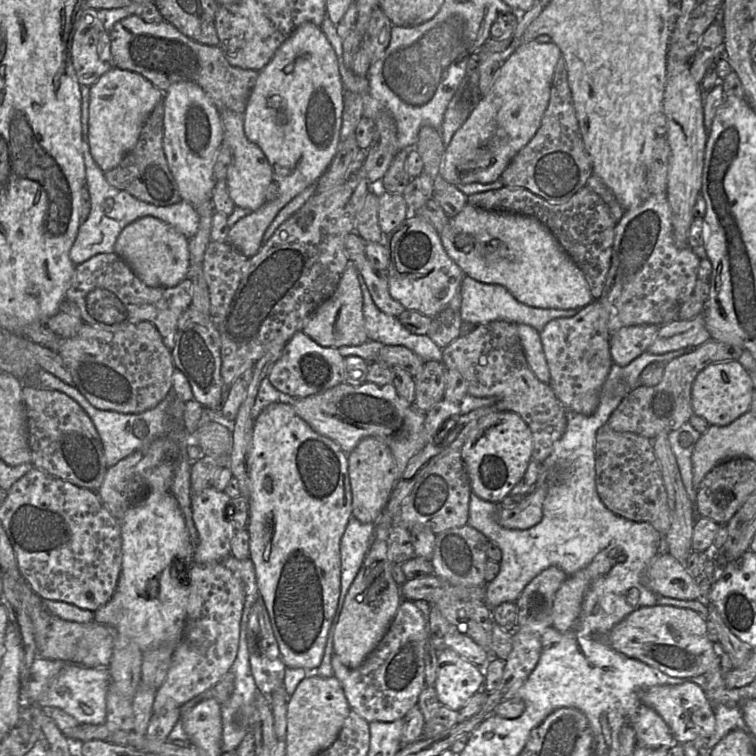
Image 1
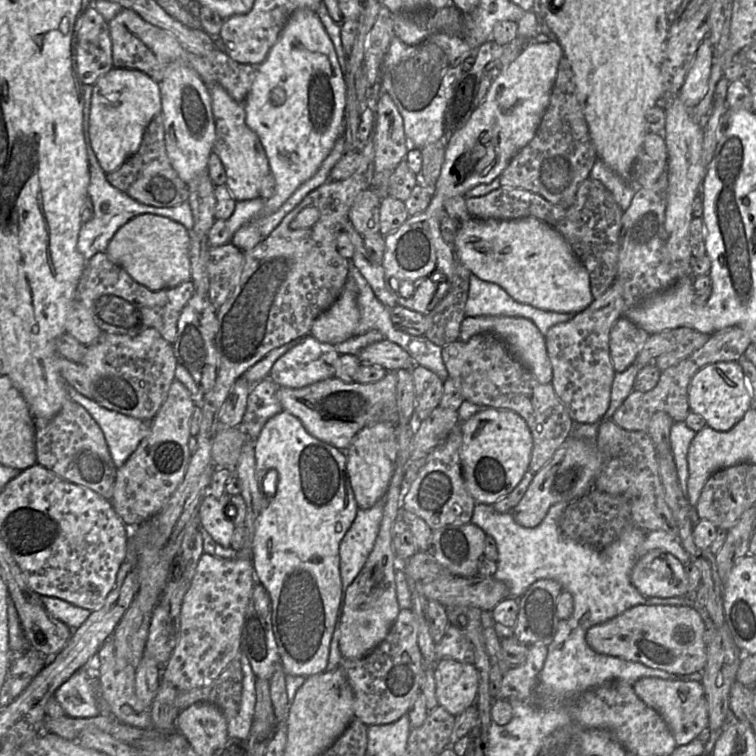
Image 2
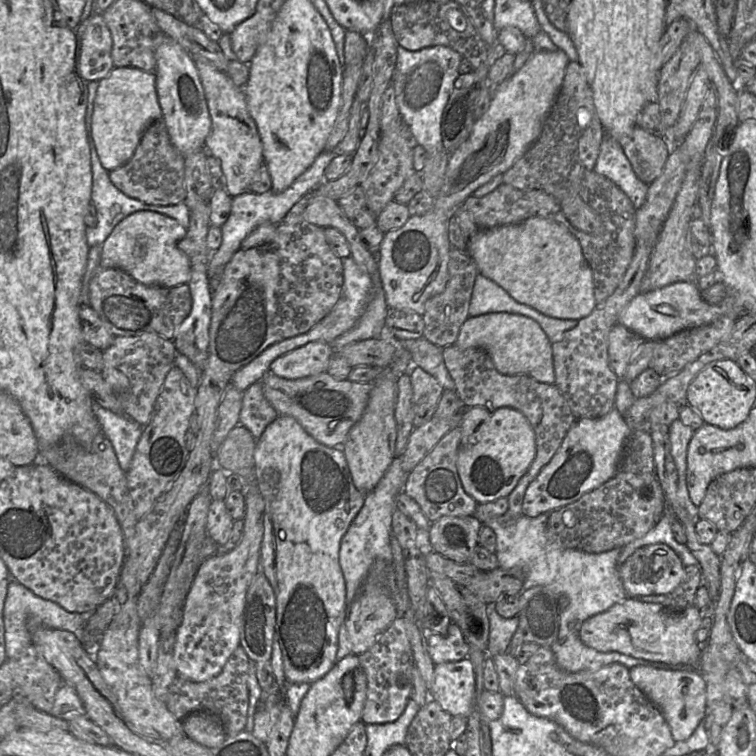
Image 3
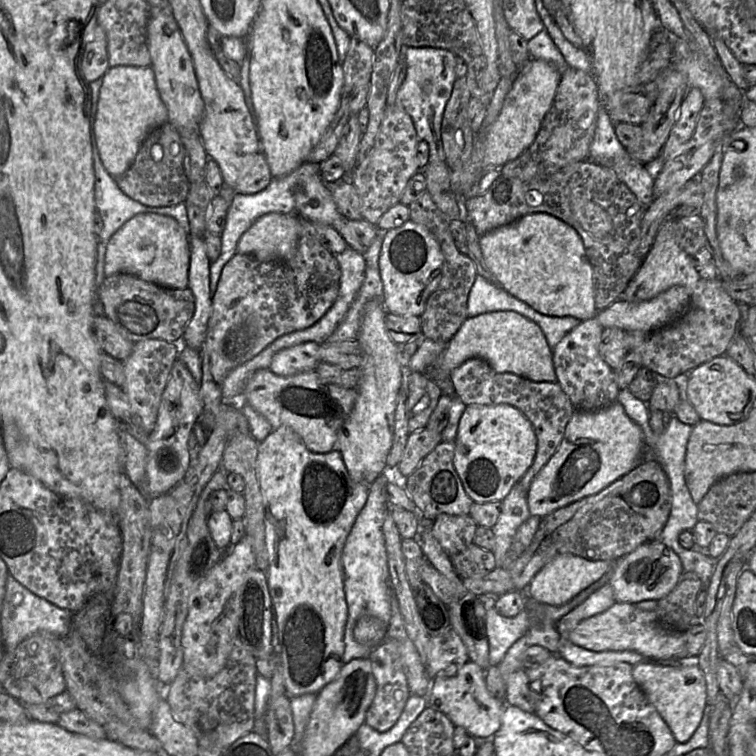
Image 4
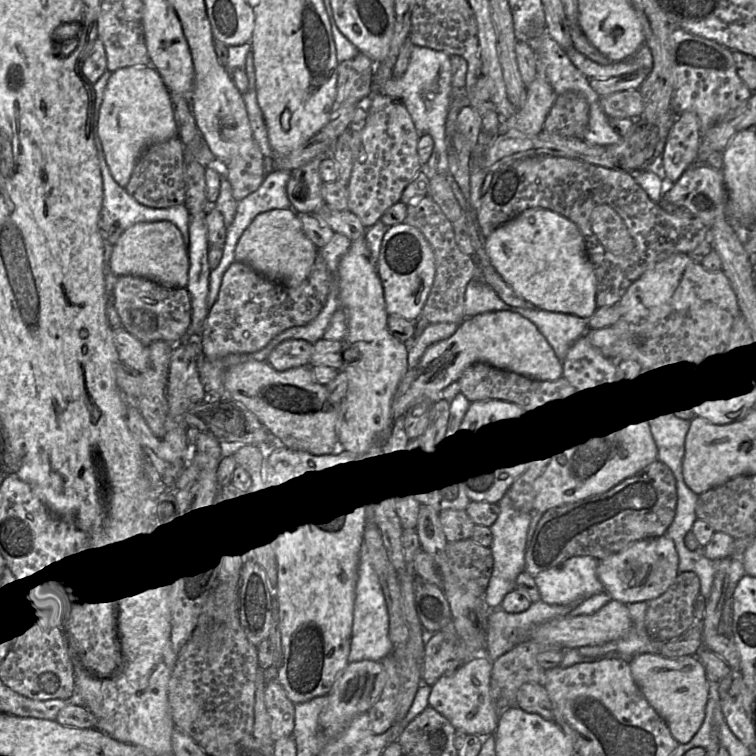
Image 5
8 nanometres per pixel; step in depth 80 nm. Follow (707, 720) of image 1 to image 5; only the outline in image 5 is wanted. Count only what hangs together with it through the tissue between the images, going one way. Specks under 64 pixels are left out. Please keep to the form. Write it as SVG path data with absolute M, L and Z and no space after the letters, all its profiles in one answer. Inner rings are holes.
M659 653L635 655L630 662L631 675L653 709L667 723L679 744L687 744L700 729L709 698L706 671L696 655L667 658Z

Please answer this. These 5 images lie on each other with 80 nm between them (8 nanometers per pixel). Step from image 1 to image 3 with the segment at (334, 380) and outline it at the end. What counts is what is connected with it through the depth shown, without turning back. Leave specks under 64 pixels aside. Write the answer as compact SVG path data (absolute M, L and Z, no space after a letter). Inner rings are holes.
M309 342L275 359L270 371L285 379L299 379L327 372L334 349L324 342Z

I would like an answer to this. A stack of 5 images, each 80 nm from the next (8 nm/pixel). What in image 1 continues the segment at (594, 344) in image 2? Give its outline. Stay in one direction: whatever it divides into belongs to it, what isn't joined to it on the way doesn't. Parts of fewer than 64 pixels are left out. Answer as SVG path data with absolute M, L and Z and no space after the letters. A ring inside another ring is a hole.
M594 299L573 316L555 318L549 321L539 332L550 371L549 385L566 411L591 415L599 405L600 391L614 363L610 354L611 335L608 321L609 312L602 303Z

